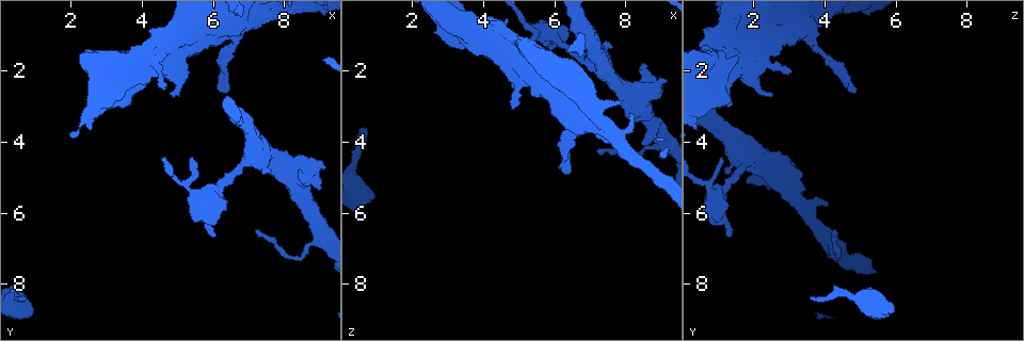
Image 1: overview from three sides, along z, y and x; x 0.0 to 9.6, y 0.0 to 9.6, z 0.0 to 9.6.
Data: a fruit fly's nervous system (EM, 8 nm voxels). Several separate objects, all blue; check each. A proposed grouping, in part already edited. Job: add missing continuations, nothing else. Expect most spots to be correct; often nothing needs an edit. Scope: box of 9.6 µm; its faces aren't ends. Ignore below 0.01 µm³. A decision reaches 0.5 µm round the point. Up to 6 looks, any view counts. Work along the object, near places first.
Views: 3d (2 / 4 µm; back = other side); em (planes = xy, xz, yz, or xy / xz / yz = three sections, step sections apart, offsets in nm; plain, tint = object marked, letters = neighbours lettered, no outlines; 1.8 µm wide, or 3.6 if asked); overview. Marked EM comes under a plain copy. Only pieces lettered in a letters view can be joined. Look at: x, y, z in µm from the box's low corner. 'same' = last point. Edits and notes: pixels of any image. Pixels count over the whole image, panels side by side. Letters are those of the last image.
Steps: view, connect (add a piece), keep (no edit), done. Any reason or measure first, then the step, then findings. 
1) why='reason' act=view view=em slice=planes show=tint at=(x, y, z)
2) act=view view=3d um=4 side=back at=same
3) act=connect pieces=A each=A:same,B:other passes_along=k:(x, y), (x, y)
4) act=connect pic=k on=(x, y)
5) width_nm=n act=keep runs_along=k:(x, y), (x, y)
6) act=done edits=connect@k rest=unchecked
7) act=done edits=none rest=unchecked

why='arms part here' act=view view=em um=3.6 slice=xy step=8 show=letters at=(7.05, 4.45, 1.70)

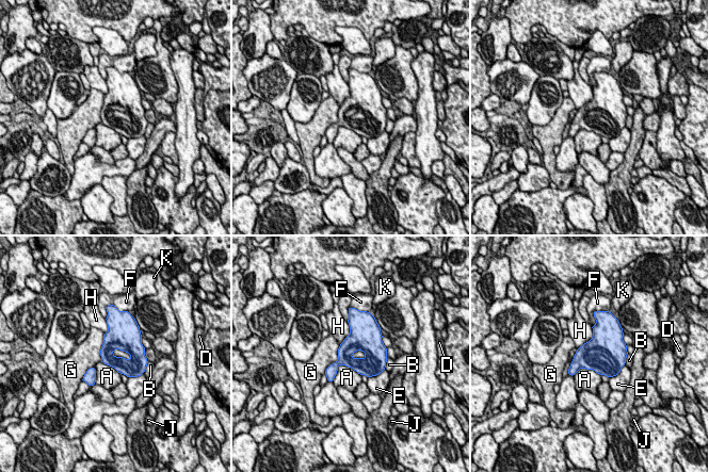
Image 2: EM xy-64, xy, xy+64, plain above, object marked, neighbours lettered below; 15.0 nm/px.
why='another direction' act=view view=em um=3.6 slice=xz step=4 show=letters at=same

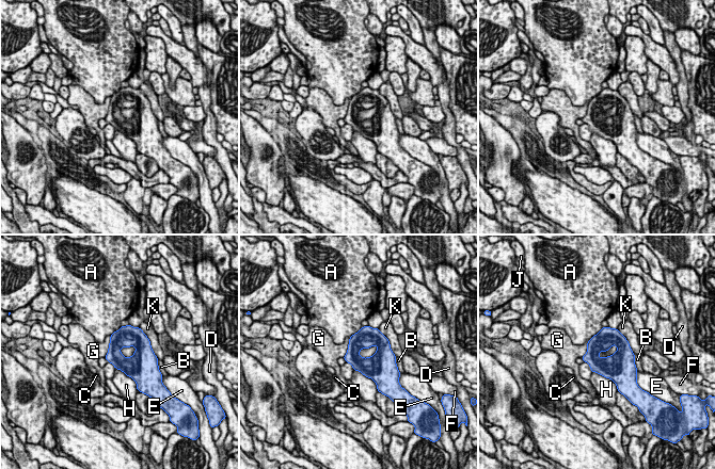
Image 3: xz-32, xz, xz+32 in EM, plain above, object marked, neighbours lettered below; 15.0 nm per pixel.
width_nm=240 act=keep each=A:other,B:other,C:other,D:other,E:other,F:other,G:other,H:other,J:other,K:other border=3:(602, 326), (587, 343) found='none of them fits'

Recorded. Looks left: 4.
why='calibre changes' act=view view=em slice=xz step=16 show=tint at=(3.35, 2.35, 0.75)

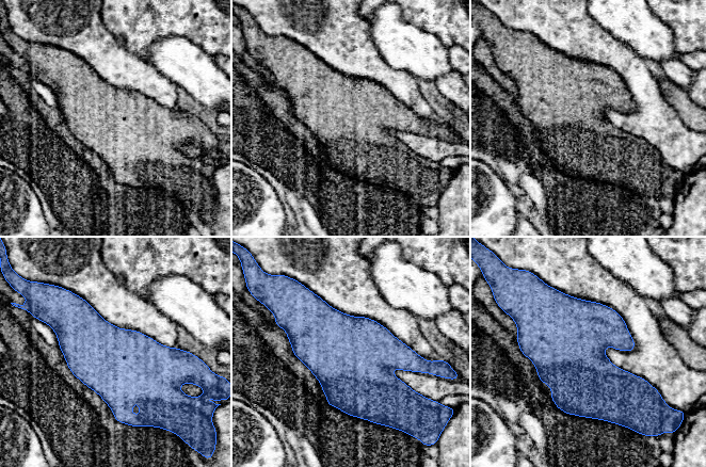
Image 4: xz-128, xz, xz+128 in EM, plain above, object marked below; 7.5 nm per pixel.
act=view view=em slice=planes show=letters at=same

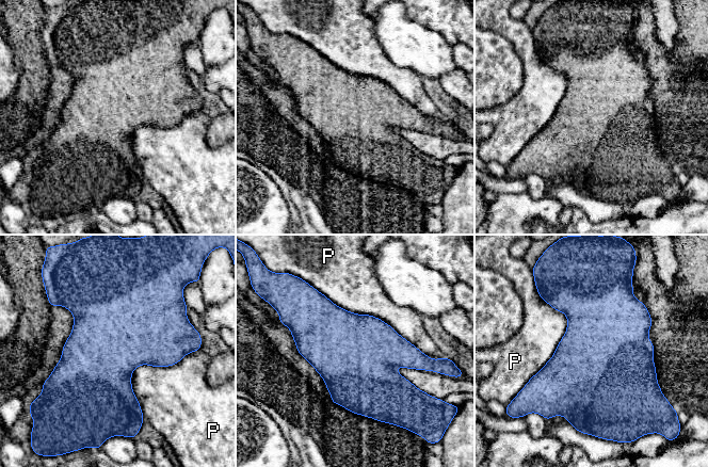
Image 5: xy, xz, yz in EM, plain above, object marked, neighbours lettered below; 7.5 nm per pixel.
longest_contact=P:1000nm act=keep each=P:other border=5:(317, 290), (379, 317), (429, 356) found='no lettered piece goes on from it'

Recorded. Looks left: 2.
why='thick end' act=view view=em slice=planes show=tint at=(6.10, 6.65, 1.30)

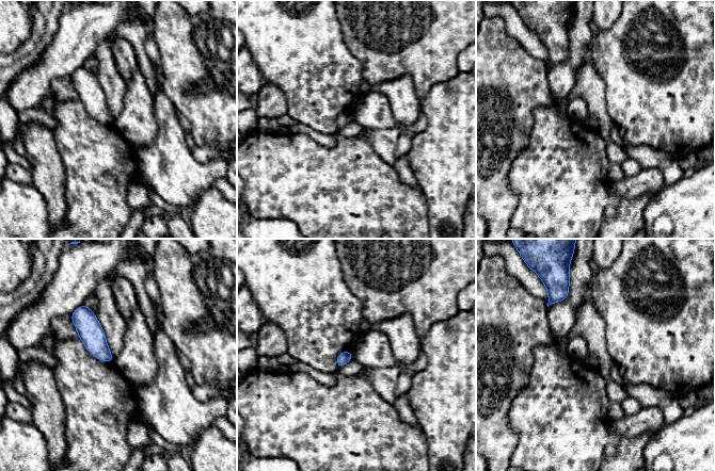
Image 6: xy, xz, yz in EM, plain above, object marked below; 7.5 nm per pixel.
act=view view=em slice=planes show=letters at=same

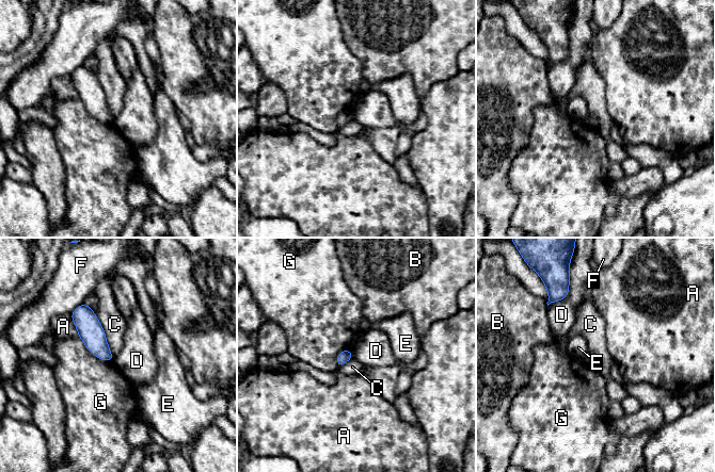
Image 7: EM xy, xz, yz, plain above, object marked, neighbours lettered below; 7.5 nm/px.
longest_contact=C:360nm act=keep each=A:other,B:other,C:other,D:other,E:other,F:other,G:other border=7:(569, 289), (565, 297), (547, 306) found='no lettered piece goes on from it'

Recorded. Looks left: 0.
act=done edits=none rest=unchecked

